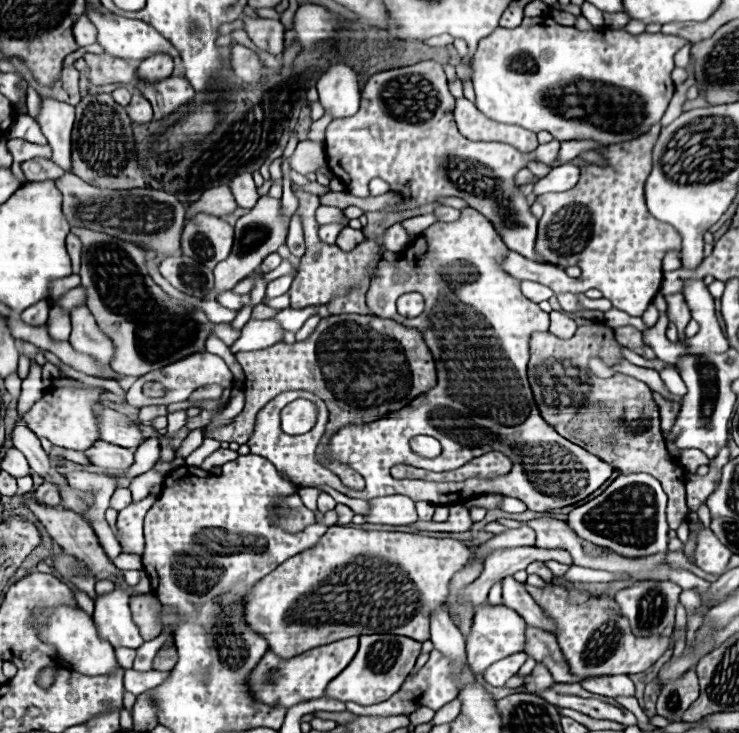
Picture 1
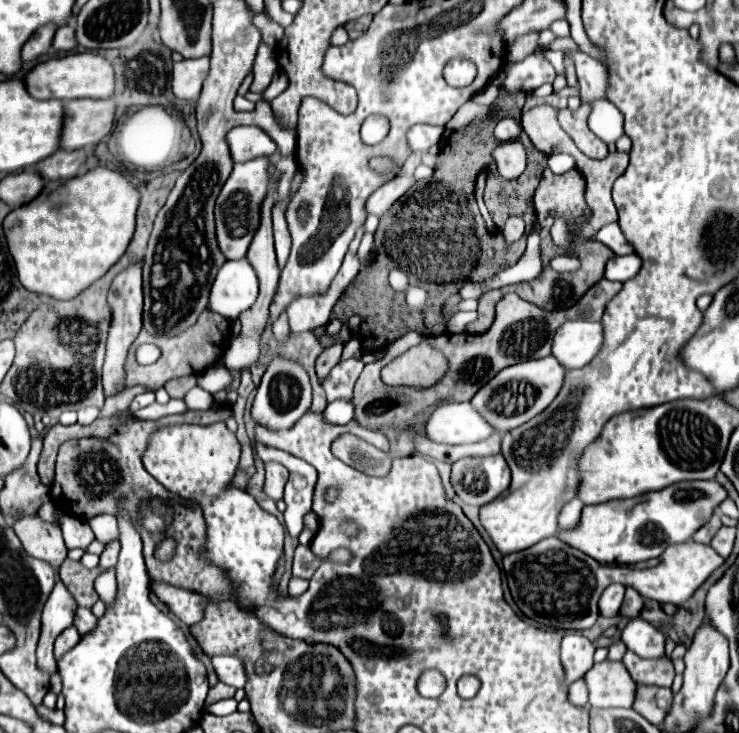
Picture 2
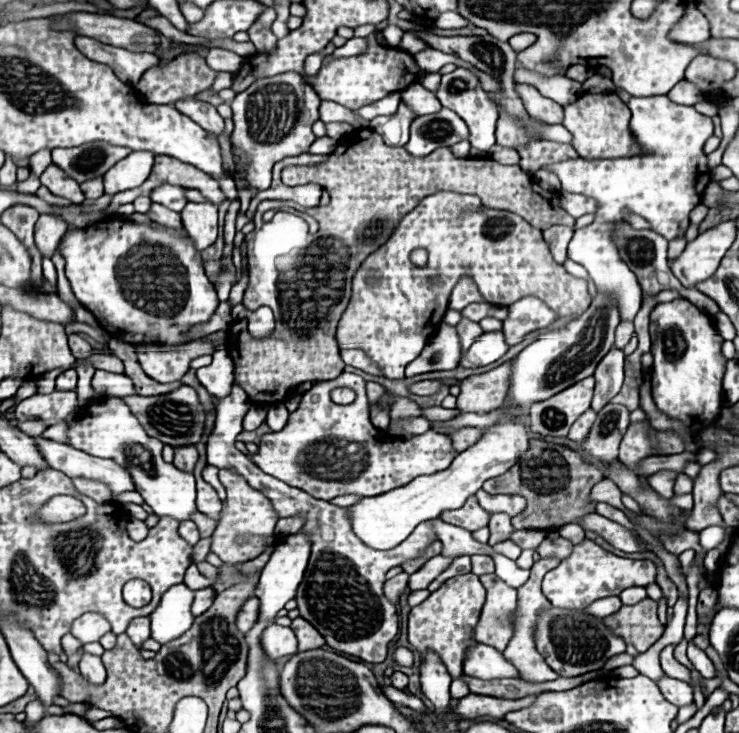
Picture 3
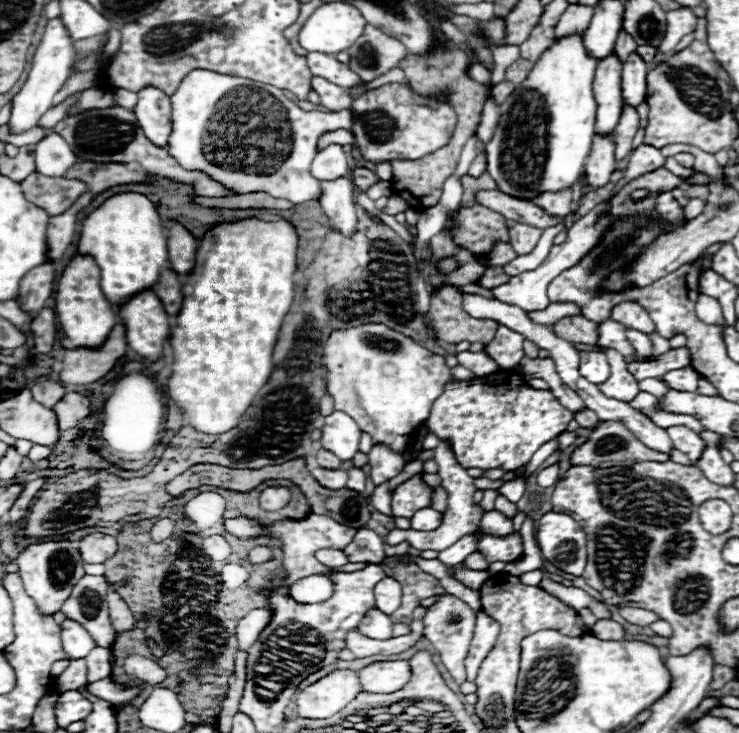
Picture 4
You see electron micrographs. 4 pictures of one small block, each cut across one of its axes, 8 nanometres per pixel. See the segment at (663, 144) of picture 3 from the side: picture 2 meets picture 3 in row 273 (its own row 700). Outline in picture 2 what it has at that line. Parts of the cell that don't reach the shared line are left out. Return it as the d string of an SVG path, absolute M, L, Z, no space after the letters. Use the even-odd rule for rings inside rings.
M604 660L594 664L584 682L592 708L630 708L634 702L636 683L622 662Z

